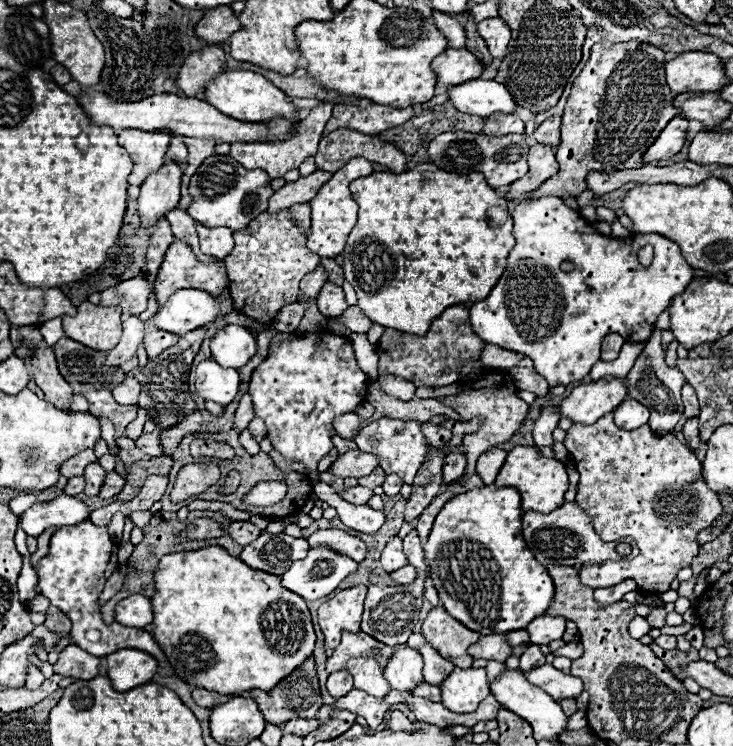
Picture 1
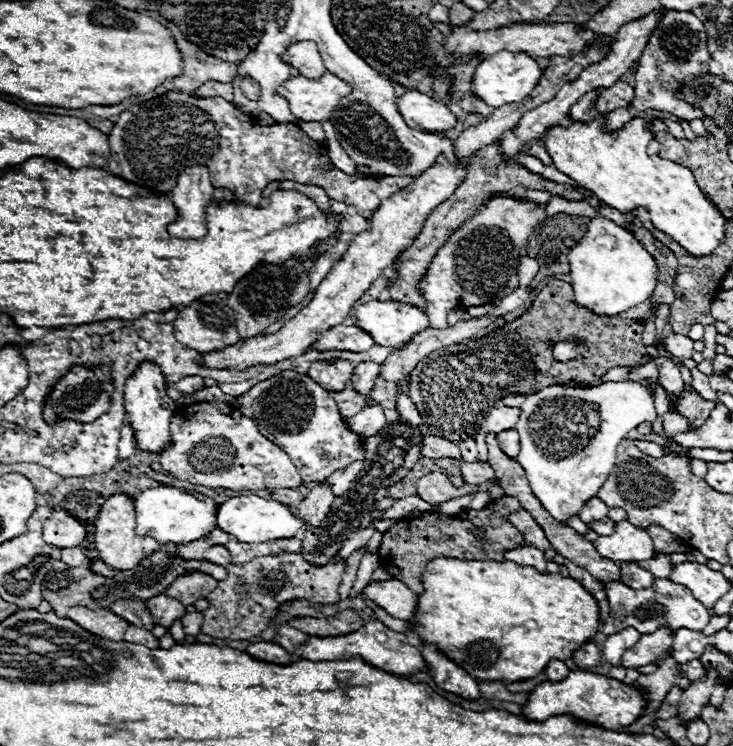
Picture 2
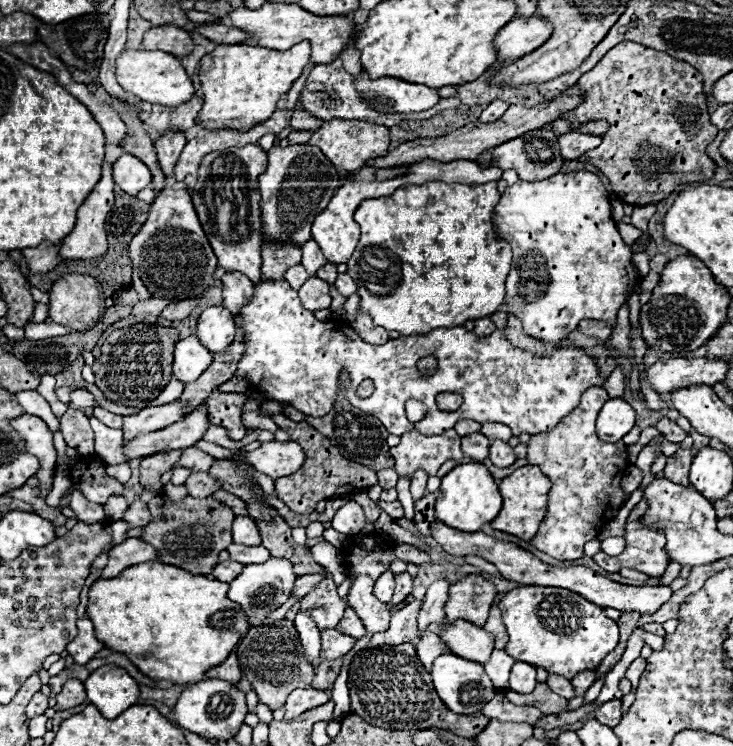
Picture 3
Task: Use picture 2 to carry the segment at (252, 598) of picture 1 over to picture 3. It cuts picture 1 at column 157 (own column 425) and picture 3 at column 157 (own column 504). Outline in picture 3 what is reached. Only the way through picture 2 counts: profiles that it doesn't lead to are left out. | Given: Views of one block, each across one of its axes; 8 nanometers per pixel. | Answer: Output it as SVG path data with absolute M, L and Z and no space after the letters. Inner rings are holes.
M152 560L152 562L144 562L144 564L136 564L136 566L130 566L126 568L124 572L120 572L118 576L114 578L108 578L108 580L102 580L98 578L92 586L90 586L90 592L88 592L88 606L86 606L86 616L92 618L92 624L96 626L96 638L100 638L106 648L114 650L114 652L122 652L144 676L148 678L154 678L154 680L170 680L170 682L178 682L178 684L192 684L192 682L198 682L202 680L204 672L210 670L212 666L218 666L220 662L224 662L228 658L228 654L238 646L240 642L240 636L244 632L248 632L248 622L246 622L246 614L244 610L240 610L240 606L236 606L234 602L230 602L226 598L226 592L228 592L228 584L224 582L218 582L218 580L210 580L206 576L200 576L200 574L190 574L186 570L180 570L176 566L168 566L168 564L162 564L158 560Z

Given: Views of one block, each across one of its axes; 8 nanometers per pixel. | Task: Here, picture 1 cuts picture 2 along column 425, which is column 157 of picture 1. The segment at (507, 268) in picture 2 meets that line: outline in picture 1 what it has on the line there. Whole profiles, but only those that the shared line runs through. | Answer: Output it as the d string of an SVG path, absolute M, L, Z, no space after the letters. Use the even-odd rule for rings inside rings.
M174 240L156 276L154 292L158 304L164 306L170 294L180 288L198 288L212 296L218 296L226 286L228 286L228 278L224 276L222 266L200 264L188 244Z

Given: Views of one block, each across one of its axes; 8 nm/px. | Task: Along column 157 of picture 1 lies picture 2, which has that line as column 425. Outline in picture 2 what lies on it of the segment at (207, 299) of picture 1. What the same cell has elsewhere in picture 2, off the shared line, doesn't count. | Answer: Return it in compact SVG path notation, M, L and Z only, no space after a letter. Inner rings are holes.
M372 300L356 308L356 326L366 330L372 340L386 348L408 342L414 334L428 328L428 314L402 302Z

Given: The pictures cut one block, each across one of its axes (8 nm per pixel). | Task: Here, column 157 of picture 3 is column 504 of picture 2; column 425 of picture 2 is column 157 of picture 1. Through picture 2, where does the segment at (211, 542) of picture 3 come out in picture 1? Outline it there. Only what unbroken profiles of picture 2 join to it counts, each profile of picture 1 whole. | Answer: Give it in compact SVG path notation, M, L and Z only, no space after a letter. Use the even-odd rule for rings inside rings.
M156 512L154 518L150 520L148 526L144 526L144 540L140 544L134 546L134 552L128 560L128 580L126 580L126 586L122 592L118 592L114 598L110 598L106 604L104 604L104 620L106 622L112 622L114 620L114 606L124 600L126 596L132 596L132 594L144 594L144 596L154 596L156 594L156 586L152 586L152 578L158 570L158 562L162 556L170 554L170 552L184 552L184 550L190 550L188 542L182 542L178 544L176 542L176 536L182 534L184 526L188 526L188 522L180 522L176 512Z

